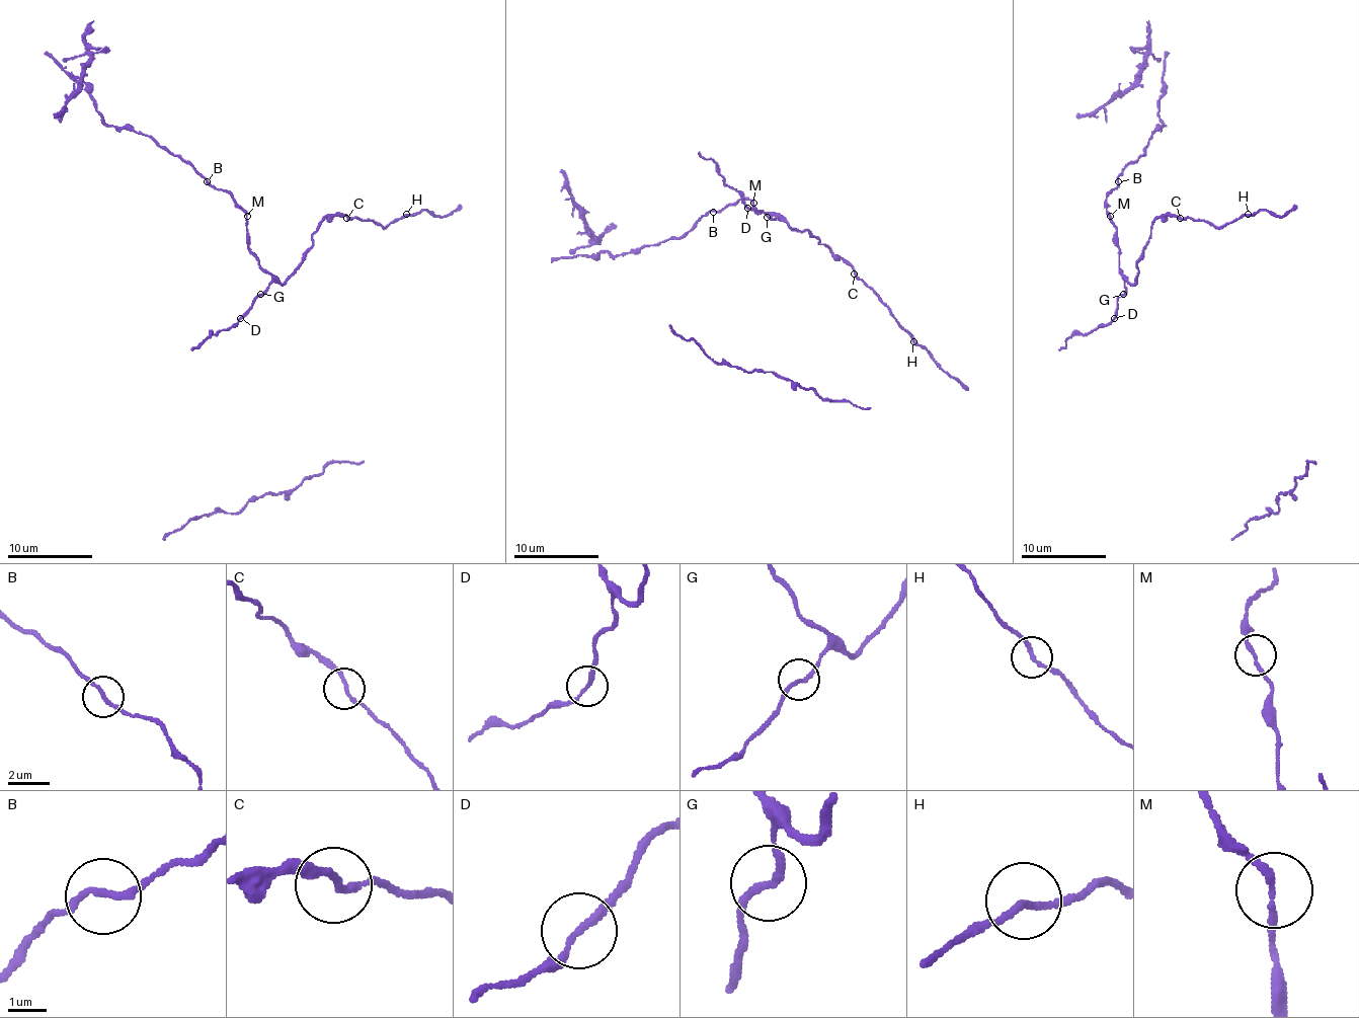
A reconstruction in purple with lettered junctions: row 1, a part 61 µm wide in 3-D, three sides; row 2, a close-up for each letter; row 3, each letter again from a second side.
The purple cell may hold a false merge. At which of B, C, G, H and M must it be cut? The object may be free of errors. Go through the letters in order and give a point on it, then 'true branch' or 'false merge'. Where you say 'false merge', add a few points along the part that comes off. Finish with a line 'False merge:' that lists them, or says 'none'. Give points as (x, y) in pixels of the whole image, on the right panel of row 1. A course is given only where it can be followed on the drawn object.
B: (1118, 181) | true branch
C: (1180, 218) | true branch
G: (1123, 294) | true branch
H: (1248, 214) | true branch
M: (1110, 216) | true branch
False merge: none

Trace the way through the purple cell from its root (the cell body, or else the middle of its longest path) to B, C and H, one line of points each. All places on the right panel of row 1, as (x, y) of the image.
B: (1118, 245), (1116, 227), (1106, 210), (1106, 197), (1118, 181)
C: (1118, 245), (1118, 271), (1133, 284), (1152, 222), (1163, 216), (1180, 218)
H: (1118, 245), (1118, 271), (1133, 284), (1141, 250), (1156, 218), (1180, 216), (1224, 227), (1248, 214)

